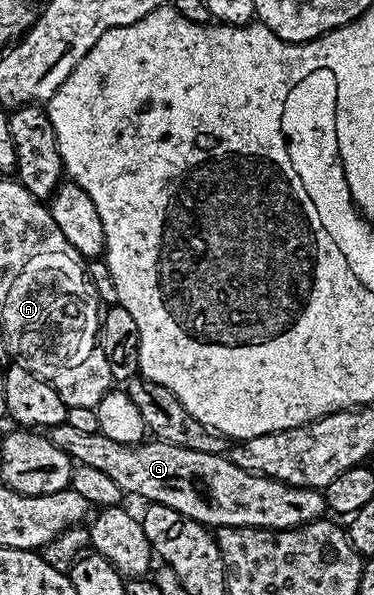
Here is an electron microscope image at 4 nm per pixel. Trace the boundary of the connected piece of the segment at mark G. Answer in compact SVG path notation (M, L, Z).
M68 422L59 427L51 427L48 437L64 453L68 453L75 464L100 469L107 477L112 477L116 485L127 496L139 495L146 499L147 504L159 503L168 505L168 509L176 509L176 513L184 513L197 523L205 527L217 529L220 527L255 527L265 531L292 531L300 527L307 527L309 523L317 523L327 514L325 494L313 487L290 487L275 479L263 475L254 475L250 471L240 469L233 458L225 454L213 455L212 453L196 453L196 449L184 449L180 445L163 443L161 441L144 441L139 445L117 443L101 433L80 433Z

